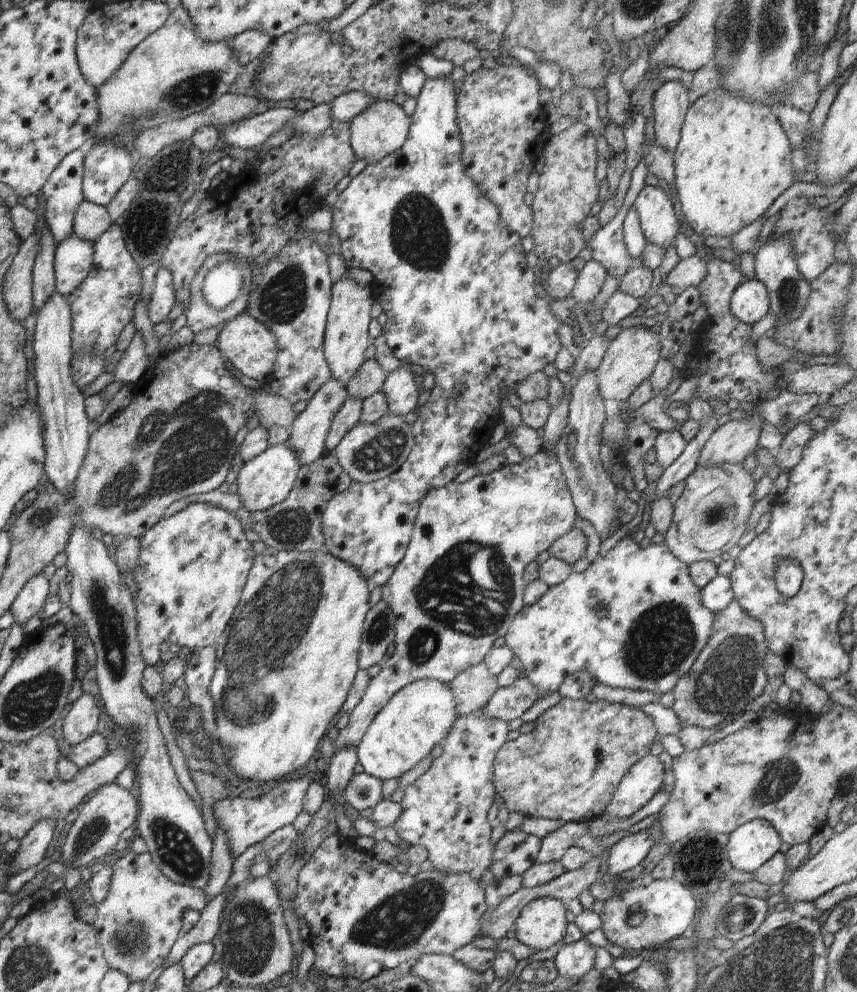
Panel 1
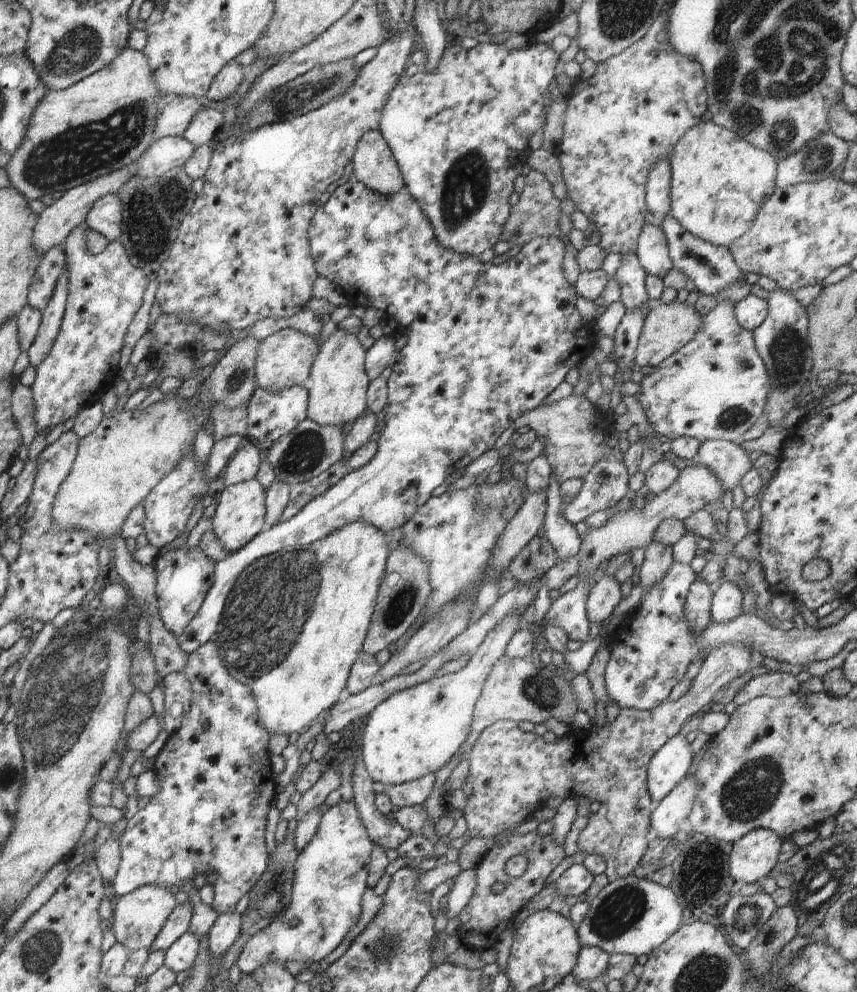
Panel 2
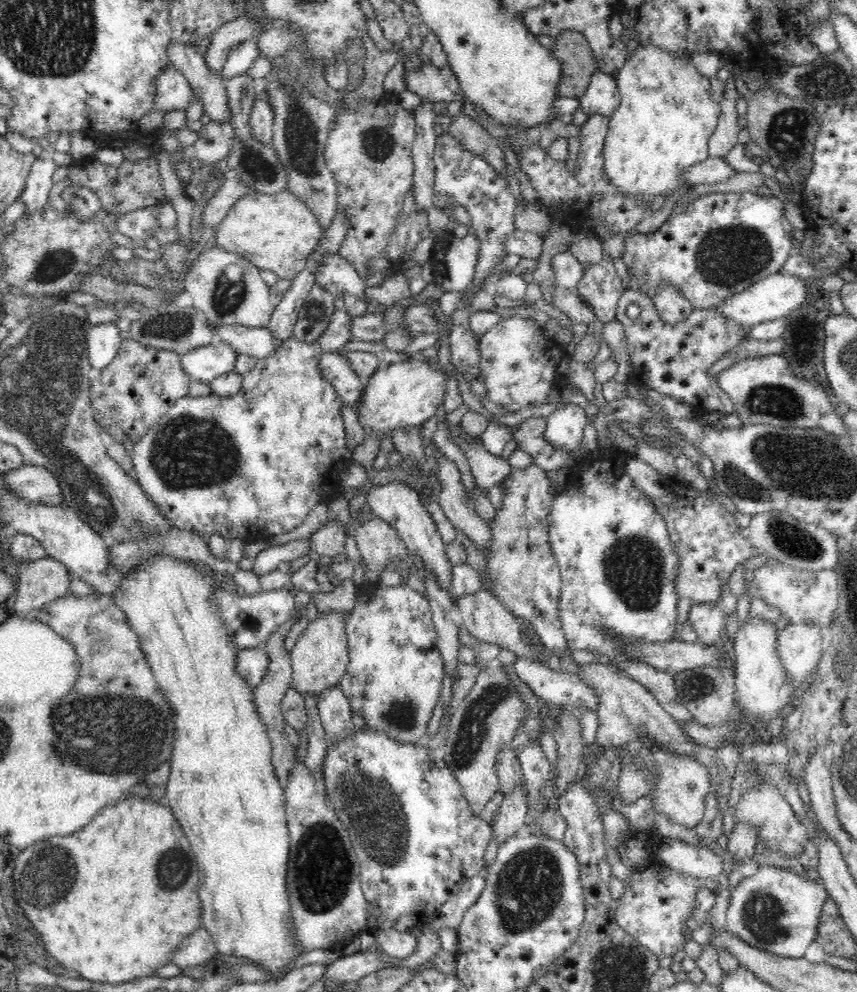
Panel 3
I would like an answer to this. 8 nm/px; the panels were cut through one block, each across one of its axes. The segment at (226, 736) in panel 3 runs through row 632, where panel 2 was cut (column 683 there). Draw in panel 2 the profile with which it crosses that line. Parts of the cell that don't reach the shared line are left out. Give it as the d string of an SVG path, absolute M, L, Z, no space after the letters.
M700 120L696 126L688 128L674 146L674 152L669 160L672 216L693 236L715 246L728 247L734 240L748 232L758 210L767 202L767 198L774 194L777 187L777 161L774 156L713 121Z

